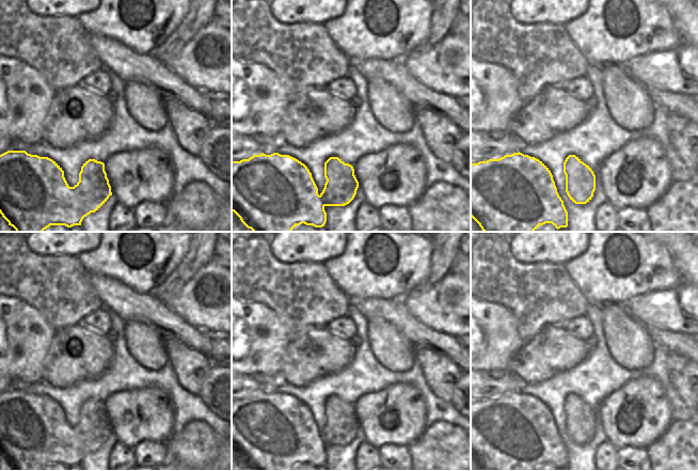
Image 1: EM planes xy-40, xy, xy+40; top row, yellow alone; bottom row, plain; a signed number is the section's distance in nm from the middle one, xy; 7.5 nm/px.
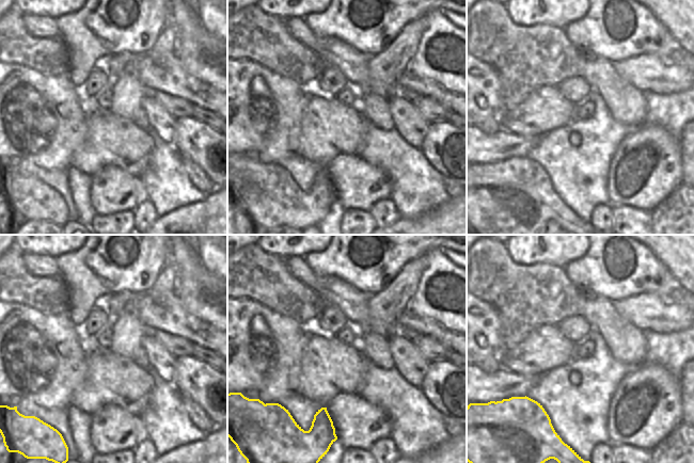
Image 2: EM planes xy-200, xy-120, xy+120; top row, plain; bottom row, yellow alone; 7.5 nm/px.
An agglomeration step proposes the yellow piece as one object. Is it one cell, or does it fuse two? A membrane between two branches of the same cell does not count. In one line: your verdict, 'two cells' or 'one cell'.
two cells

